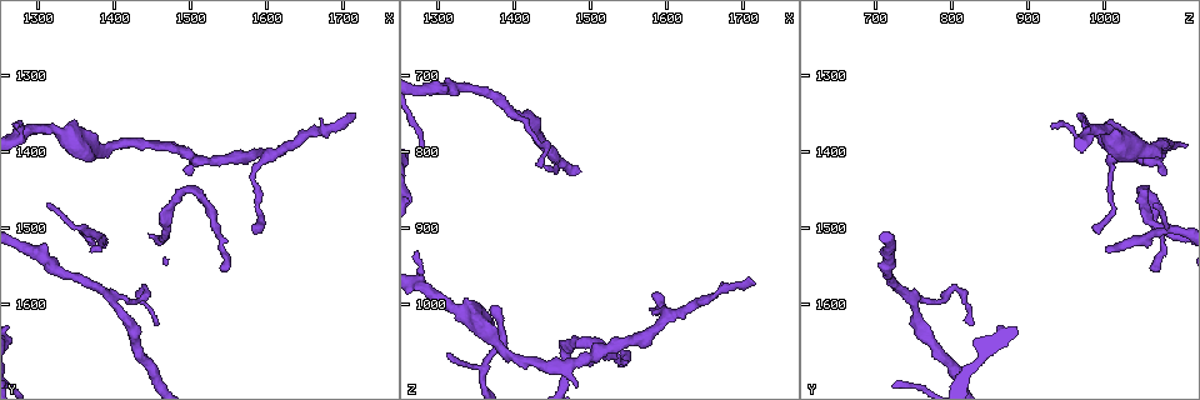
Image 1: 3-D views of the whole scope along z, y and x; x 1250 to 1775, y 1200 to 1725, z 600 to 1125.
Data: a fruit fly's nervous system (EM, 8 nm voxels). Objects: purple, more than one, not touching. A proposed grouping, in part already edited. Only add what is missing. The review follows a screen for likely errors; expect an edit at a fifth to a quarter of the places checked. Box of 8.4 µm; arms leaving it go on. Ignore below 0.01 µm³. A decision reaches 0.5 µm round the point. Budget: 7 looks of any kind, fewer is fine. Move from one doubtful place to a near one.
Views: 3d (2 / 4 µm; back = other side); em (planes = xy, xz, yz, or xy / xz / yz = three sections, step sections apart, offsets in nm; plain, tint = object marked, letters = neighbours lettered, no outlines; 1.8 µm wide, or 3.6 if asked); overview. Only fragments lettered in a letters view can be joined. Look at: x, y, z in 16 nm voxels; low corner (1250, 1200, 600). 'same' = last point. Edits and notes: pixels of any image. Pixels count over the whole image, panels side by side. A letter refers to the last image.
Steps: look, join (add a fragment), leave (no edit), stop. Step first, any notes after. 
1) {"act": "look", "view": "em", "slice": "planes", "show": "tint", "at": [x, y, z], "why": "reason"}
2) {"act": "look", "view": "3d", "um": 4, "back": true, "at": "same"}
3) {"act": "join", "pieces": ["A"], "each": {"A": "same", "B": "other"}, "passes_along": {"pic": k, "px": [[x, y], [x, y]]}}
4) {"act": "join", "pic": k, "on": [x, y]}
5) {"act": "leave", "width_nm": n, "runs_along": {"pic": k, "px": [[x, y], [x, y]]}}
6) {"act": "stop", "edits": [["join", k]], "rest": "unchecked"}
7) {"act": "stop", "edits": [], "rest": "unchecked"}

{"act": "look", "view": "3d", "um": 2, "at": [1720, 1350, 970], "why": "thin end"}

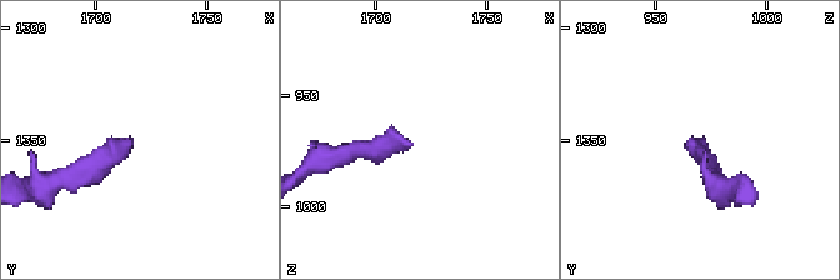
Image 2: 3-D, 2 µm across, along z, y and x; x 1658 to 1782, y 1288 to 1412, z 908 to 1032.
{"act": "look", "view": "em", "um": 3.6, "slice": "planes", "show": "tint", "at": [1717, 1351, 971]}

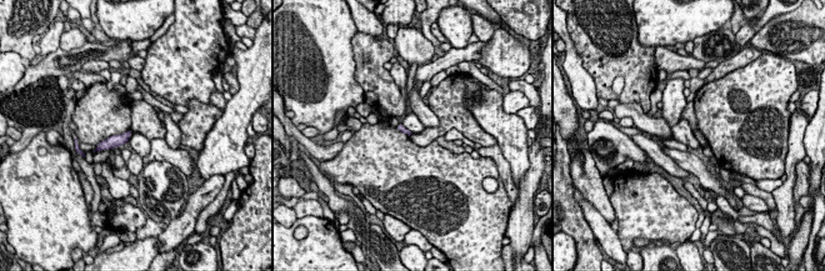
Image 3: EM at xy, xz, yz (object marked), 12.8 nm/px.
{"act": "look", "view": "em", "um": 3.6, "slice": "planes", "show": "letters", "at": "same"}

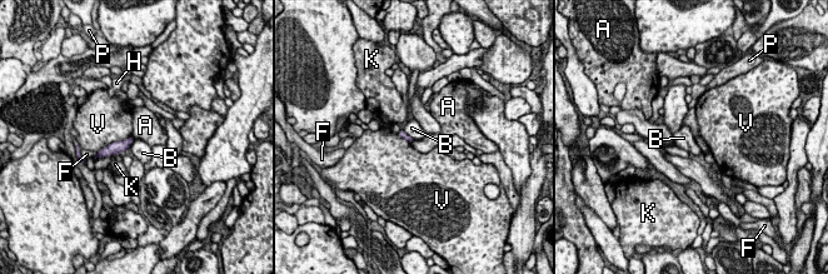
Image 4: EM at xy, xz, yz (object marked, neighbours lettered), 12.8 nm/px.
{"act": "leave", "width_nm": 90, "each": {"A": "other", "B": "other", "F": "other", "H": "other", "K": "other", "P": "other", "V": "other"}, "border": {"pic": 4, "px": [[402, 128], [414, 139]]}, "found": "none of them fits"}

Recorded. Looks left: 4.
{"act": "look", "view": "em", "slice": "yz", "step": 4, "show": "letters", "at": [1550, 1555, 1070], "why": "tapers out"}

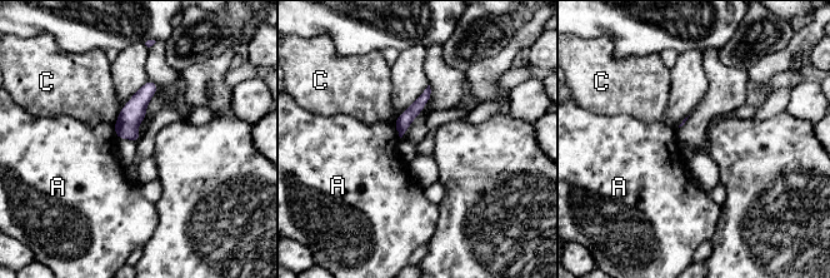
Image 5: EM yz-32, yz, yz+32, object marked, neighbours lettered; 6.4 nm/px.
{"act": "look", "view": "em", "slice": "planes", "show": "letters", "at": "same", "why": "cut it another way"}

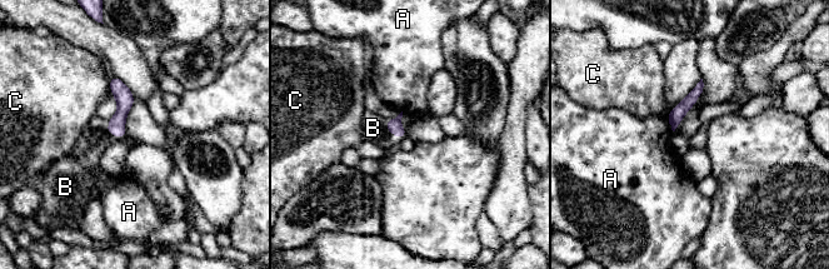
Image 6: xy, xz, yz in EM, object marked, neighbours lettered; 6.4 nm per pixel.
{"act": "join", "pieces": ["B"], "width_nm": 90, "each": {"A": "other", "B": "same", "C": "other"}, "passes_along": {"pic": 6, "px": [[394, 126], [389, 131], [373, 128]]}, "found": "it goes on there"}

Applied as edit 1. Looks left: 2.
{"act": "look", "view": "overview"}

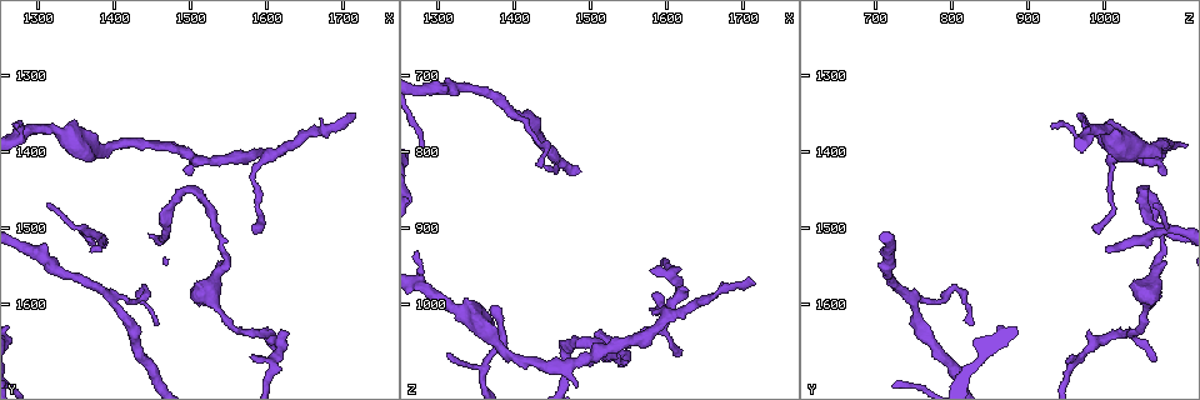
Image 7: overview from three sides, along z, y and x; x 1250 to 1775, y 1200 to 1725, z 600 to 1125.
{"act": "look", "view": "em", "slice": "yz", "step": 4, "show": "letters", "at": [1370, 1530, 1005], "why": "free end"}

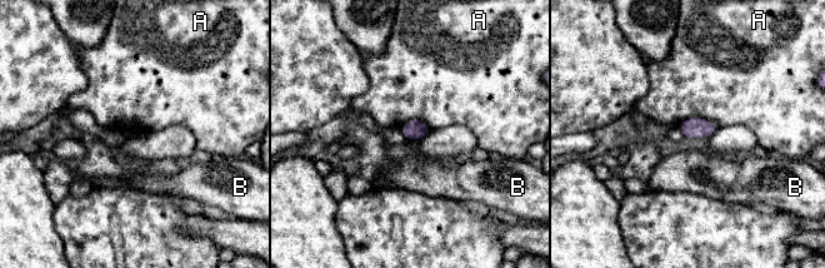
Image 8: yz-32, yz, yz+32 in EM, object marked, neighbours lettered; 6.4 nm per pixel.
{"act": "leave", "each": {"A": "other", "B": "other"}, "border": {"pic": 8, "px": [[678, 124], [701, 117], [718, 128]]}, "found": "none of them fits"}

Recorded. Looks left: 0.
{"act": "stop", "edits": [["join", 6]], "rest": "unchecked"}

